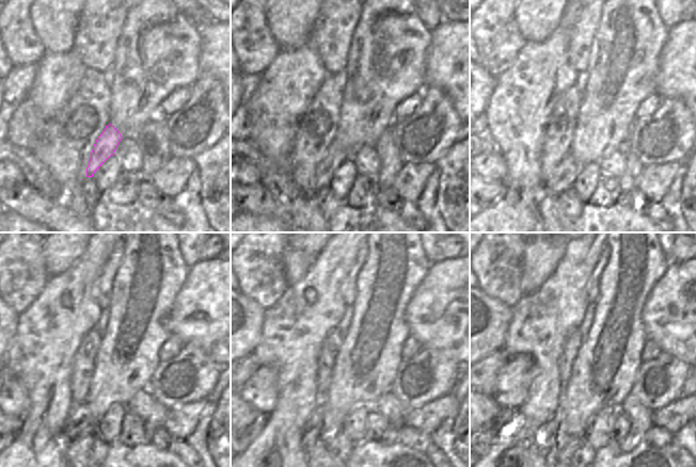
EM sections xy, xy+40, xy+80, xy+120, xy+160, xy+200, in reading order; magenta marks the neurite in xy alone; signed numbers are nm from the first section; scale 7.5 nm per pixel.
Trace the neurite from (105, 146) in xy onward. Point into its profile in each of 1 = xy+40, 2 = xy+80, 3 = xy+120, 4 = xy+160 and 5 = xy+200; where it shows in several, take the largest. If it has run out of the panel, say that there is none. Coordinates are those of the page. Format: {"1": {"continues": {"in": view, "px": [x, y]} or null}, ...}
{"1": {"continues": {"in": "xy+40", "px": [335, 156]}}, "2": {"continues": {"in": "xy+80", "px": [564, 176]}}, "3": {"continues": {"in": "xy+120", "px": [80, 420]}}, "4": {"continues": {"in": "xy+160", "px": [312, 428]}}, "5": {"continues": {"in": "xy+200", "px": [550, 429]}}}

